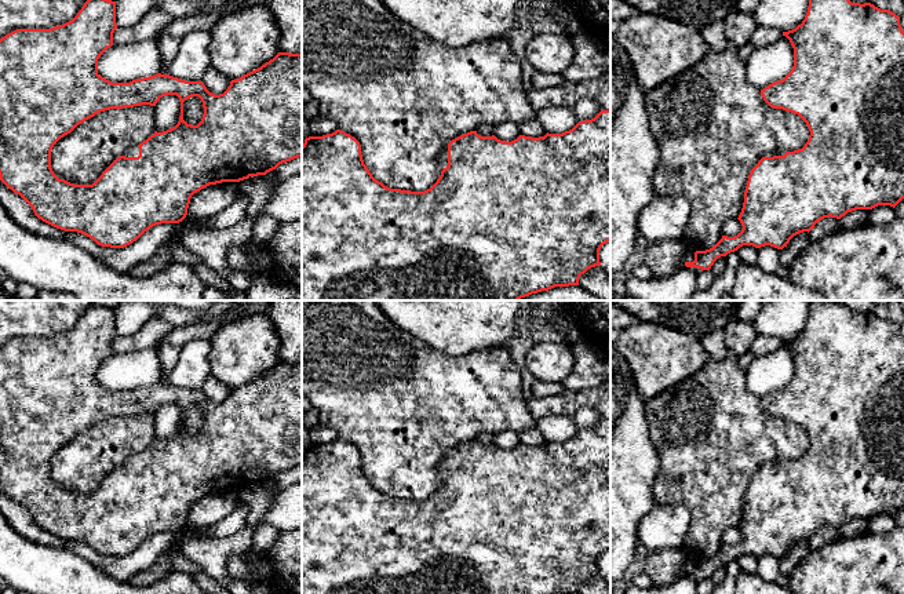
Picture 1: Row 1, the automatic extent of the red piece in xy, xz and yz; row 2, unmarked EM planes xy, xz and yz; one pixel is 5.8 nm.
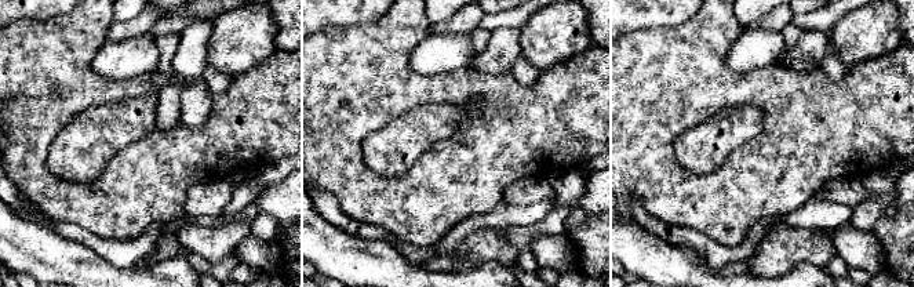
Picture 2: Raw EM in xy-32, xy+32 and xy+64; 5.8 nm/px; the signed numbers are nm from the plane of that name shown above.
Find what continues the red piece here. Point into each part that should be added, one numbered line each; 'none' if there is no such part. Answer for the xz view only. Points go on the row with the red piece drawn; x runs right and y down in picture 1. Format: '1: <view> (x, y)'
1: xz (443, 159)

